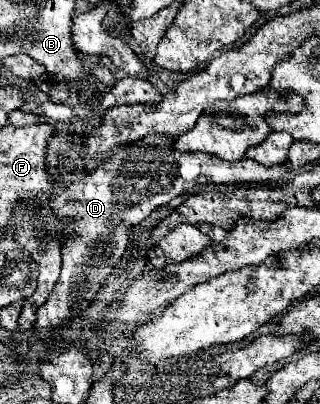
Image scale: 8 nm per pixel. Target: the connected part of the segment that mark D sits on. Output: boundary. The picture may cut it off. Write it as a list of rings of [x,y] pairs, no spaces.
[[[148,135],[140,141],[134,141],[132,145],[126,145],[124,149],[116,149],[116,153],[102,161],[88,177],[74,181],[72,185],[68,185],[64,191],[52,195],[52,209],[56,211],[58,217],[62,219],[74,219],[76,225],[70,227],[70,237],[66,247],[62,249],[62,273],[60,279],[56,281],[54,291],[50,293],[48,301],[38,309],[38,319],[36,319],[36,327],[38,327],[38,335],[40,339],[48,337],[48,329],[66,323],[70,317],[82,317],[82,313],[88,309],[90,301],[94,299],[96,291],[104,285],[106,277],[110,275],[110,271],[118,265],[118,261],[124,257],[130,235],[132,235],[132,225],[140,223],[142,219],[146,219],[156,207],[166,205],[170,199],[174,199],[176,195],[192,189],[196,183],[252,183],[252,185],[270,185],[274,181],[278,181],[280,177],[284,177],[288,173],[286,163],[282,165],[272,165],[272,167],[264,167],[262,163],[242,157],[236,161],[224,161],[216,155],[210,153],[180,153],[176,149],[172,149],[172,141],[168,137],[156,137],[156,135]]]

